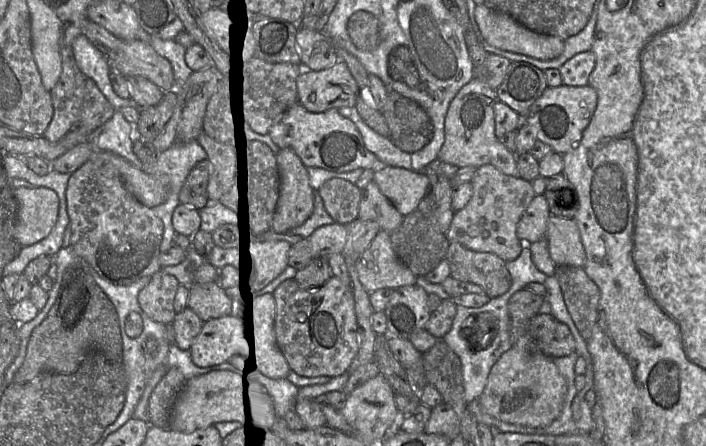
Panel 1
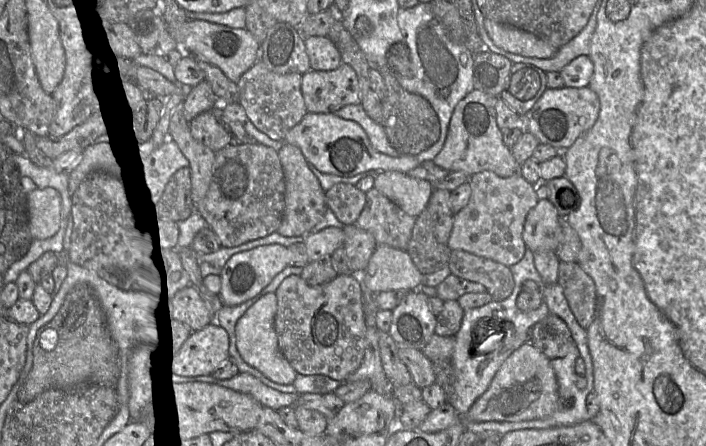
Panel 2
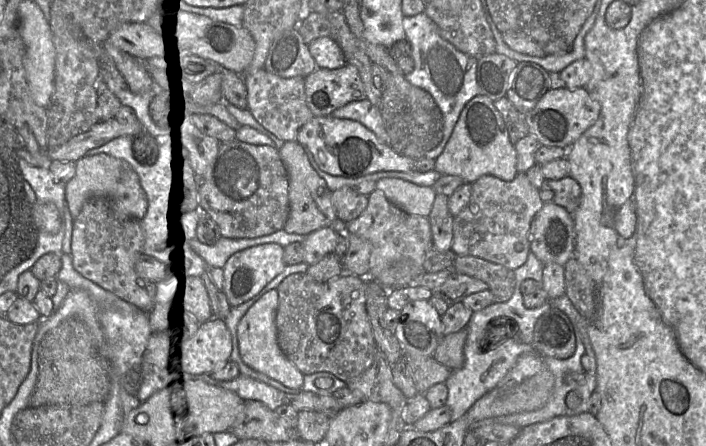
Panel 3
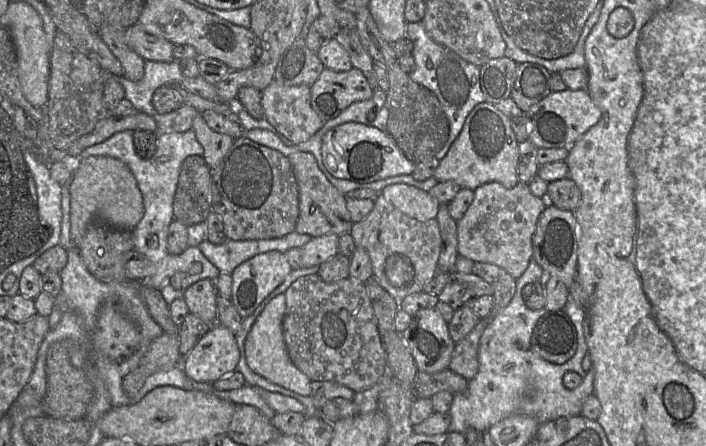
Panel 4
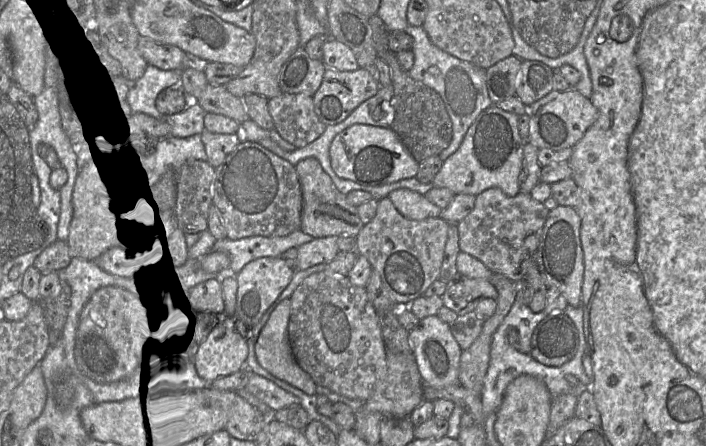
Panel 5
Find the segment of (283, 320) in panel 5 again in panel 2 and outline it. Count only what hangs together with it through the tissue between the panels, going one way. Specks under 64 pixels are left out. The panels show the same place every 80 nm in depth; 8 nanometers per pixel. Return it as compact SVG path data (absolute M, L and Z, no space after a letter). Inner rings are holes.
M267 293L257 300L236 323L236 342L238 350L246 363L261 371L278 384L293 384L298 373L284 357L278 346L274 327L277 311L277 296Z

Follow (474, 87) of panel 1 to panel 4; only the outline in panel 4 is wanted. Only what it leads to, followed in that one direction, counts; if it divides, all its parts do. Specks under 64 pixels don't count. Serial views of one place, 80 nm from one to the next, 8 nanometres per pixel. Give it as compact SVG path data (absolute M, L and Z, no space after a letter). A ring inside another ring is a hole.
M487 101L477 104L467 116L465 123L458 137L455 139L447 154L439 161L434 172L437 181L453 181L460 188L475 190L482 184L488 182L499 182L510 189L518 182L518 159L519 143L511 127L511 119L499 111L492 103Z

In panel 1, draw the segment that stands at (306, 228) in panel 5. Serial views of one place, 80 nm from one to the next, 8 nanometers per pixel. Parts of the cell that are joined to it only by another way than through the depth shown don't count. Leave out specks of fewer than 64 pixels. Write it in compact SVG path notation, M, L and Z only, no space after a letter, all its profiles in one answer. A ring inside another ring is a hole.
M281 148L277 153L277 165L280 174L280 193L271 229L277 233L290 233L313 213L314 189L310 184L307 167L293 149Z

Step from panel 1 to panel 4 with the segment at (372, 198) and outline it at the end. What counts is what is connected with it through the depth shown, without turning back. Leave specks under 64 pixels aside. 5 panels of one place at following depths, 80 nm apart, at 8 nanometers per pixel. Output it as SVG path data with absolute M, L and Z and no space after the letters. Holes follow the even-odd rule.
M381 193L374 198L372 211L365 219L354 223L349 234L356 247L367 251L373 278L398 301L423 291L425 284L439 272L441 234L437 220L421 221L406 216Z

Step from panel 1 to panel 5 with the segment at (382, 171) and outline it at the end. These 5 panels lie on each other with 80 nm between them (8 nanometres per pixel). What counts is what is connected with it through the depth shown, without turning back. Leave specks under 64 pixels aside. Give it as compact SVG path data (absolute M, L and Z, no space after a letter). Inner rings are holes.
M406 188L392 191L388 198L400 214L411 220L439 218L443 211L443 209L430 202L425 195Z

